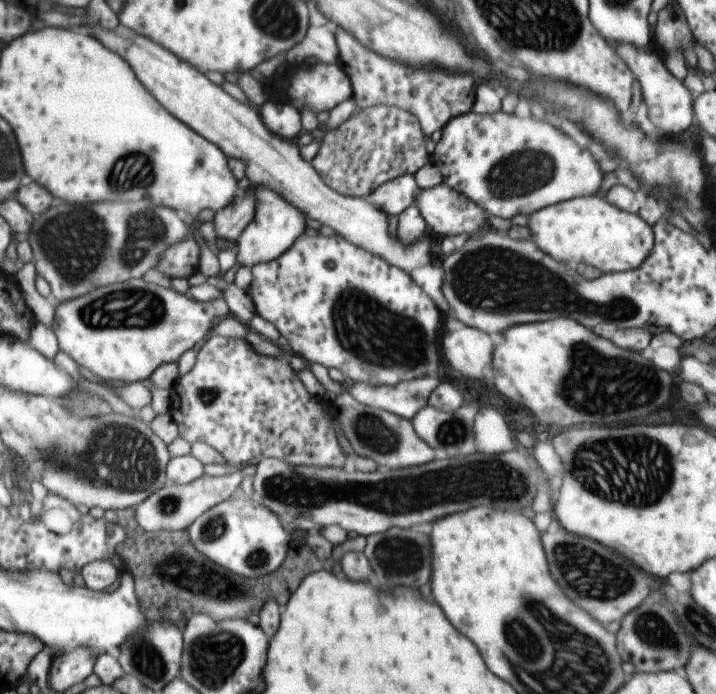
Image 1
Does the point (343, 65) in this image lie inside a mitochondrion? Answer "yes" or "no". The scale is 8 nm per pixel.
no

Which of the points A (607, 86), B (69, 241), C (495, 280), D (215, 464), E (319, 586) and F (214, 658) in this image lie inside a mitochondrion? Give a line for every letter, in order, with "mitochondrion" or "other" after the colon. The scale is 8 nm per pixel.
A: other
B: mitochondrion
C: mitochondrion
D: other
E: other
F: mitochondrion

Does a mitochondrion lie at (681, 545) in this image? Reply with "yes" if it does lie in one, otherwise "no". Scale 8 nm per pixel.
no

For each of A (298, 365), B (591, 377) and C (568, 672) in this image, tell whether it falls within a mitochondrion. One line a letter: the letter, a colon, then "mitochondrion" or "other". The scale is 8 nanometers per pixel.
A: other
B: mitochondrion
C: mitochondrion

